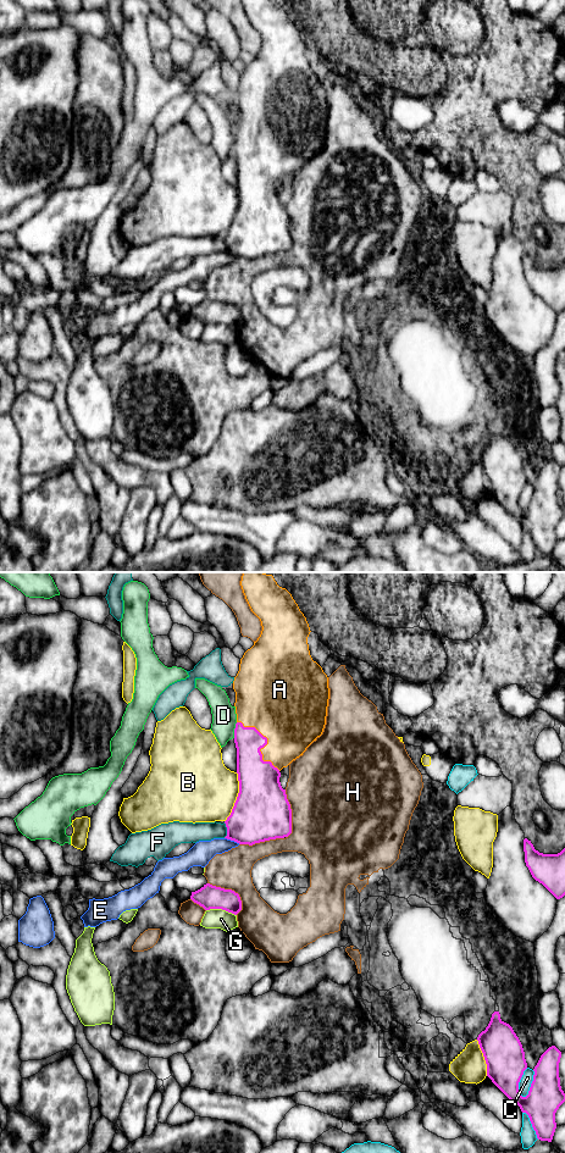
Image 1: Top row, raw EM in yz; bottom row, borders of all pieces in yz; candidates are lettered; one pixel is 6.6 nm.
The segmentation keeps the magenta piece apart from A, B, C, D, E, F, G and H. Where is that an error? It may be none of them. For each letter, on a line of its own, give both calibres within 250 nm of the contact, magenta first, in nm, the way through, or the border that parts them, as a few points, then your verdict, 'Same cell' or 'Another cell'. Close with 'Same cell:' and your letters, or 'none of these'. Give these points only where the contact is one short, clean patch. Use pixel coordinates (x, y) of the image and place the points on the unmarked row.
A: Thickness 260 nm (magenta) against 460 nm. Same cell
B: Thickness 380 nm (magenta) against 440 nm. Another cell
C: Thickness 260 nm (magenta) against 80 nm. Another cell
D: Thickness 180 nm (magenta) against 160 nm. Another cell
E: Thickness 360 nm (magenta) against 150 nm. Another cell
F: Thickness 360 nm (magenta) against 130 nm. Another cell
G: Thickness 160 nm (magenta) against 130 nm. Another cell
H: Thickness 160 nm (magenta) against 260 nm. Another cell
Same cell: A

